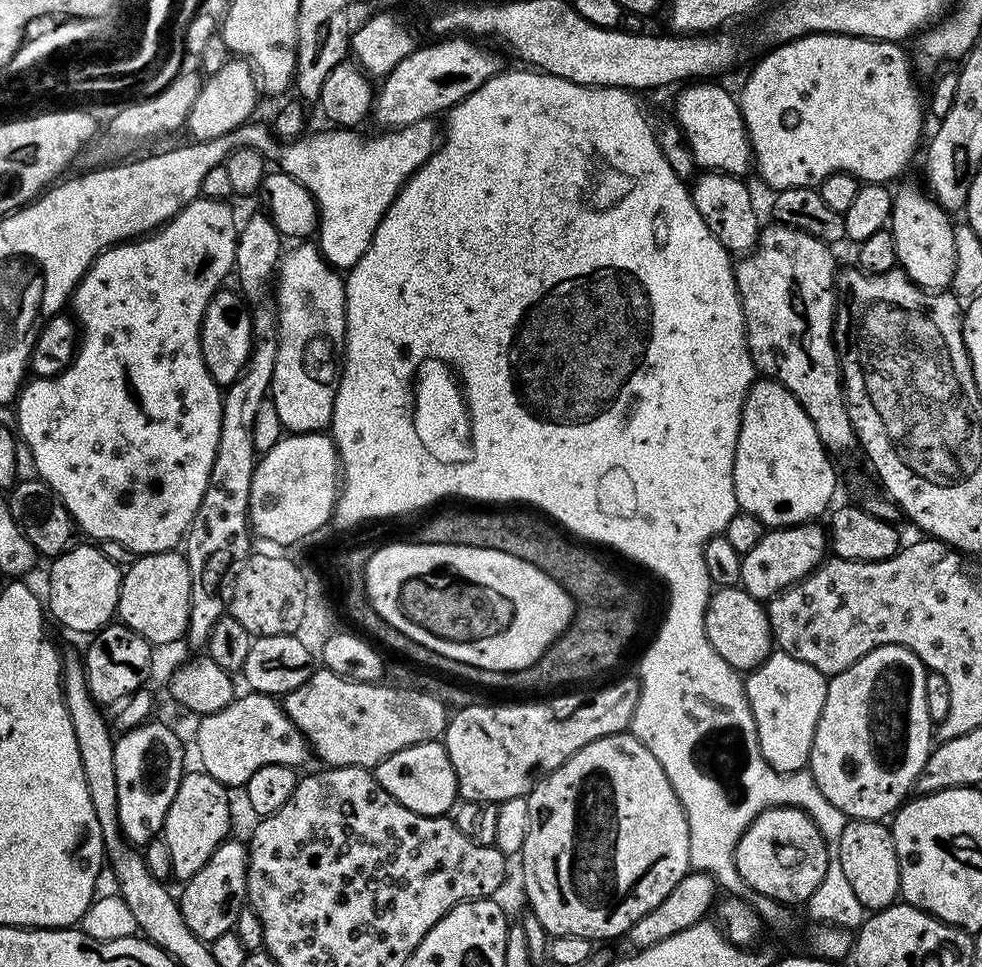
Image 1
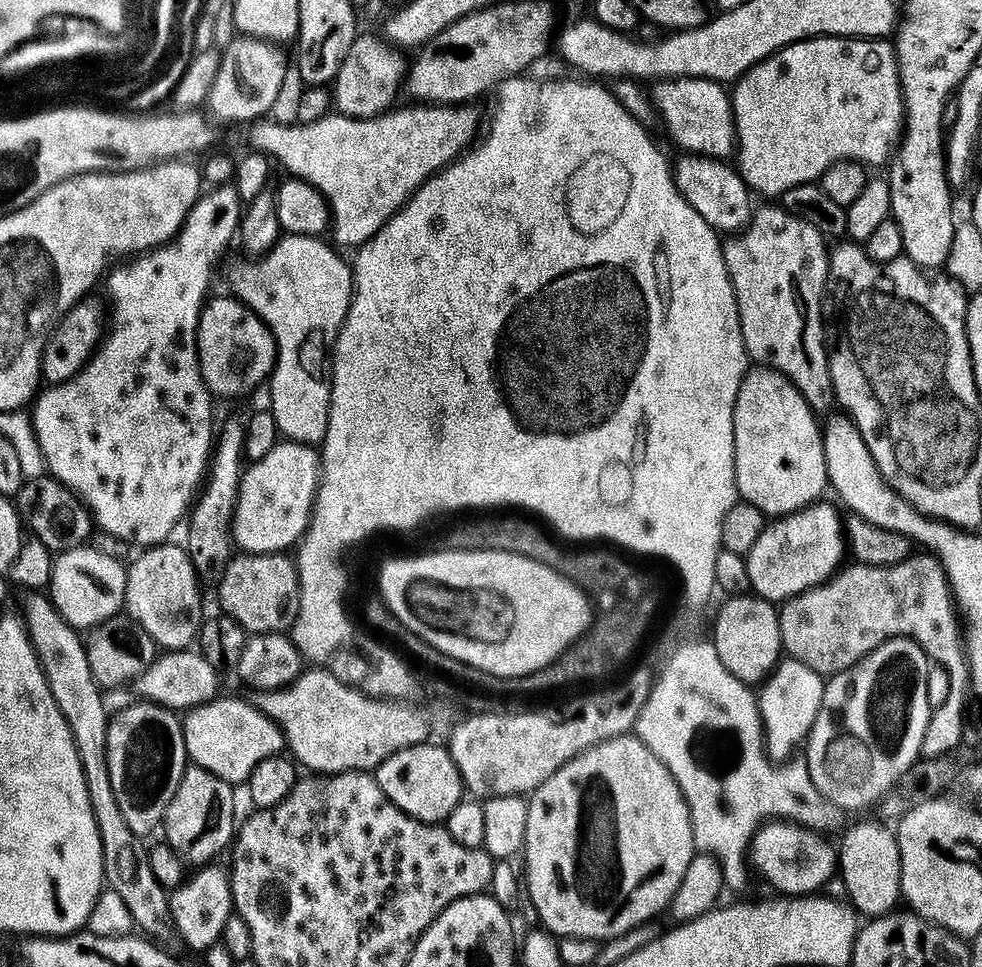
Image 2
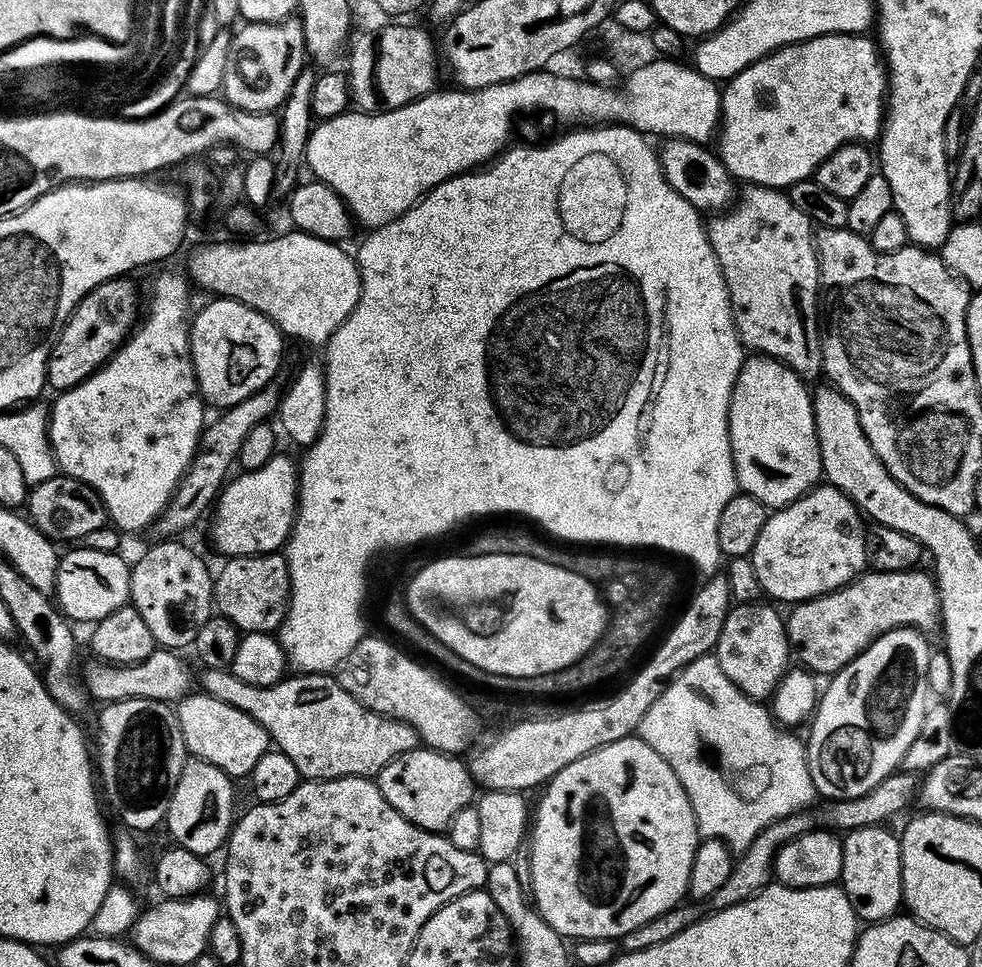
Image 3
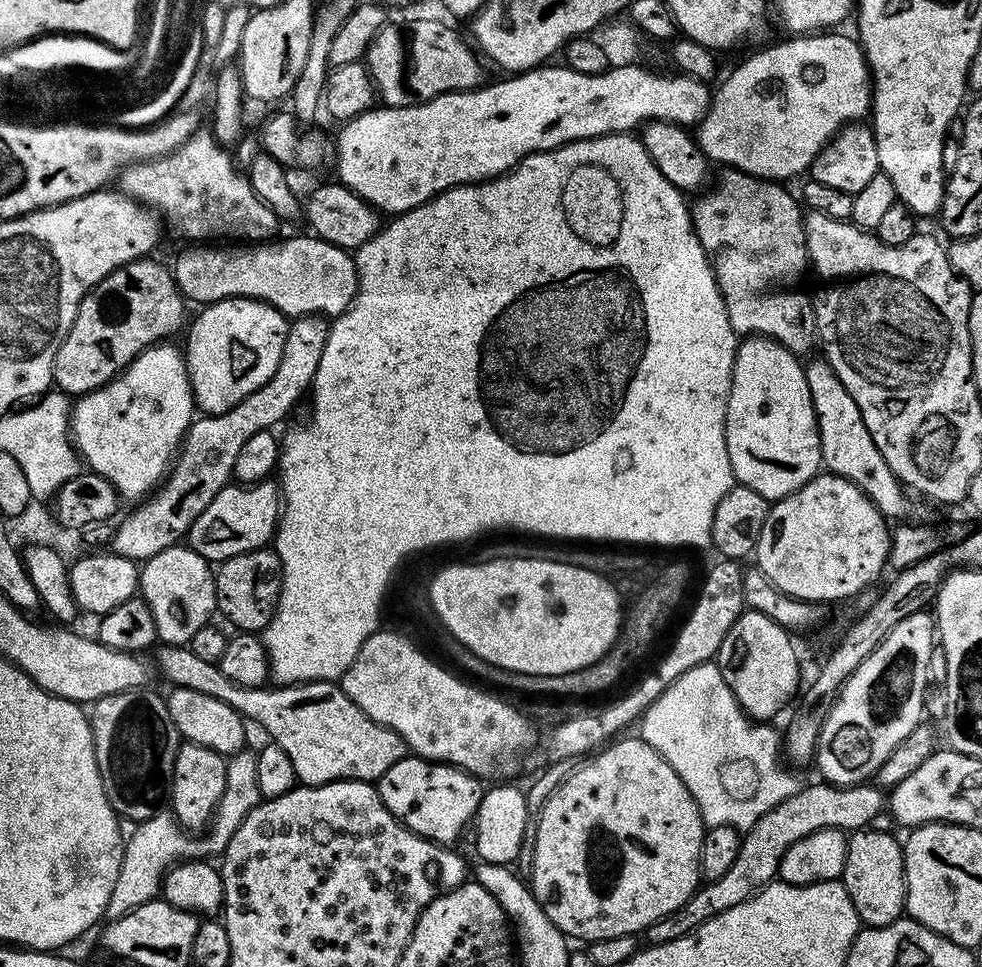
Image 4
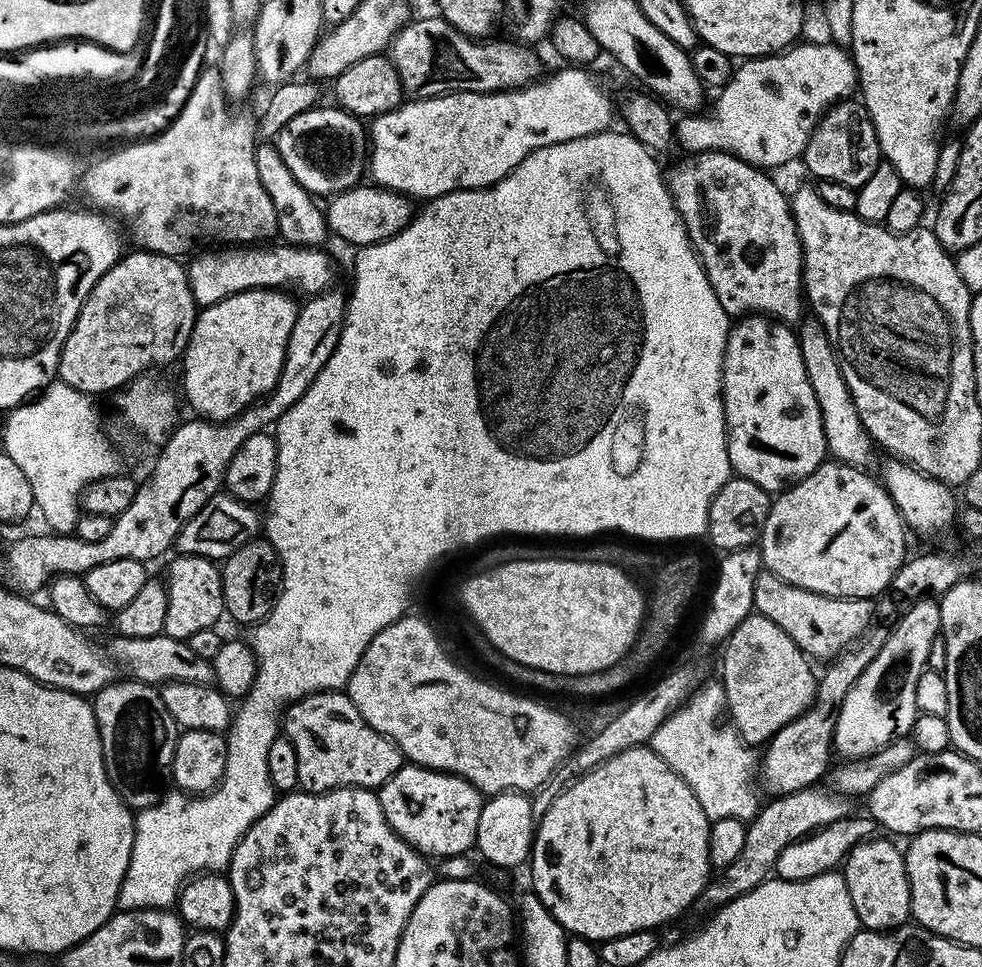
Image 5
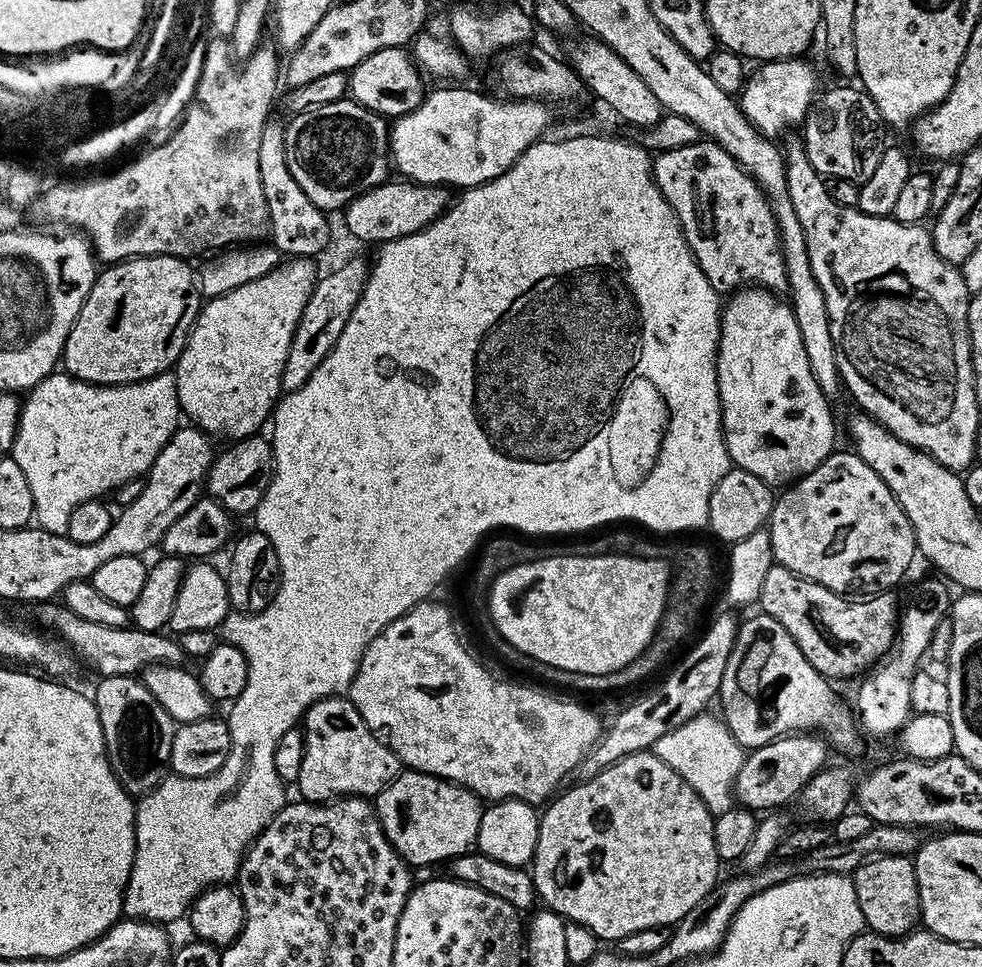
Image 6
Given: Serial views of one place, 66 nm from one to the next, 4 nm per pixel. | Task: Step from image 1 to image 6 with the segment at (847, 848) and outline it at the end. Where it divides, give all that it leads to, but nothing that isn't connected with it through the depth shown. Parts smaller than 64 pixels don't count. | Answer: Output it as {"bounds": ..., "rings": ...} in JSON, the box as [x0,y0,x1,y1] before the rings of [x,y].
{"bounds":[852,855,920,936],"rings":[[[877,855],[866,859],[852,876],[854,894],[858,894],[858,910],[862,910],[867,931],[880,936],[907,936],[920,920],[920,887],[916,881],[916,865],[908,856]]]}

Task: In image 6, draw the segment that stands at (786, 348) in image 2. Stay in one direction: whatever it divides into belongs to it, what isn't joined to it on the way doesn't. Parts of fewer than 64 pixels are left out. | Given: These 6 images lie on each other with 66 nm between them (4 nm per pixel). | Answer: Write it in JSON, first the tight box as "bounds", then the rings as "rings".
{"bounds":[652,142,788,294],"rings":[[[697,142],[690,146],[678,146],[678,150],[657,152],[652,160],[652,177],[662,198],[666,198],[668,205],[676,211],[688,249],[702,274],[706,274],[706,282],[714,286],[716,293],[731,294],[741,286],[759,286],[769,292],[787,293],[788,275],[780,235],[768,200],[757,186],[756,179],[733,156],[726,154],[722,146],[714,142]]]}

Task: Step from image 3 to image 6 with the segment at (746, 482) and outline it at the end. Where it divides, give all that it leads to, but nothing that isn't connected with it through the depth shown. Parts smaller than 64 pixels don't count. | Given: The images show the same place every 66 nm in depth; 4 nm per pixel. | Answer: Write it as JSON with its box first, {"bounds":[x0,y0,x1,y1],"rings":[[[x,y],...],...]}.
{"bounds":[716,286,836,486],"rings":[[[744,286],[727,297],[720,313],[720,345],[716,351],[716,381],[720,395],[720,423],[724,425],[724,444],[728,447],[729,461],[750,474],[758,474],[762,482],[773,486],[788,486],[813,472],[826,457],[834,451],[832,443],[836,440],[836,424],[832,421],[832,408],[829,397],[822,394],[814,374],[810,370],[810,361],[806,358],[806,346],[802,346],[802,334],[798,331],[798,322],[792,313],[792,305],[787,299],[775,292],[769,292],[759,286]]]}

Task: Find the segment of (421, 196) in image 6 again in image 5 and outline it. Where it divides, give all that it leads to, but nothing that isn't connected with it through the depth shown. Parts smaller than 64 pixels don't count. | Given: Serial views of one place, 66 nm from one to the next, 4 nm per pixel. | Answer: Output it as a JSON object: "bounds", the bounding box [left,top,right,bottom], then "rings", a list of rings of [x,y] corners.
{"bounds":[326,187,414,249],"rings":[[[364,187],[347,188],[346,191],[331,197],[326,204],[329,233],[348,244],[356,244],[357,249],[377,244],[398,234],[412,221],[414,215],[414,204],[409,197],[400,192],[391,192],[388,188]]]}

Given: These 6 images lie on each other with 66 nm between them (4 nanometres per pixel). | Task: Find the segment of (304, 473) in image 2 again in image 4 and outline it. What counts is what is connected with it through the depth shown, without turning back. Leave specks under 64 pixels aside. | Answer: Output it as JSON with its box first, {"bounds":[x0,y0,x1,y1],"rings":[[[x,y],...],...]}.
{"bounds":[186,482,282,562],"rings":[[[230,482],[218,490],[218,494],[214,494],[214,502],[210,502],[210,506],[206,506],[206,510],[194,518],[194,526],[190,526],[186,537],[187,547],[210,562],[229,560],[238,554],[258,550],[273,543],[281,511],[282,493],[275,483],[261,482],[245,486]]]}

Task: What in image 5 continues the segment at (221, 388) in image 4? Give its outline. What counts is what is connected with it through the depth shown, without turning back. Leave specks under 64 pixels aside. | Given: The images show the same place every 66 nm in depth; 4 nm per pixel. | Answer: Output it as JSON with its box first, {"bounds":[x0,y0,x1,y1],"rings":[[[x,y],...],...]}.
{"bounds":[182,288,298,422],"rings":[[[251,288],[245,292],[228,296],[226,299],[220,300],[216,304],[209,304],[197,315],[196,325],[190,334],[188,344],[184,348],[184,355],[182,357],[182,365],[184,364],[184,396],[188,399],[189,406],[196,411],[193,413],[195,413],[197,417],[217,422],[233,420],[242,409],[249,408],[254,401],[260,399],[262,396],[267,396],[268,392],[276,384],[278,374],[282,370],[282,362],[286,354],[286,342],[290,338],[290,330],[294,330],[298,304],[297,301],[294,302],[291,298],[293,299],[293,297],[284,290],[277,290],[275,288]]]}

